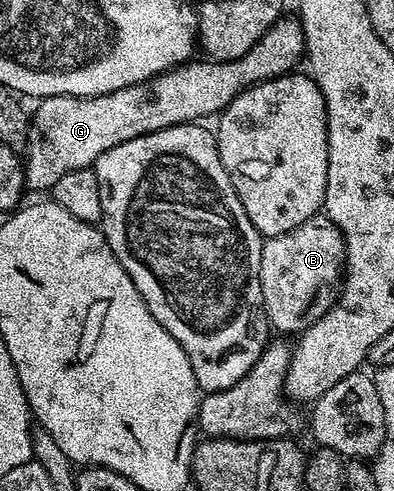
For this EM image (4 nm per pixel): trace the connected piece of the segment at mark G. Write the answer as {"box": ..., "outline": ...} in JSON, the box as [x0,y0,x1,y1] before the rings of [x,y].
{"box":[22,19,305,191],"outline":[[[281,19],[246,51],[244,57],[237,61],[204,61],[189,60],[175,69],[167,69],[166,72],[158,74],[157,77],[146,79],[142,83],[134,83],[130,87],[122,87],[118,91],[110,91],[106,95],[97,97],[45,97],[39,102],[40,105],[31,114],[28,135],[28,145],[22,157],[24,167],[24,183],[29,190],[44,189],[51,191],[54,183],[62,179],[70,171],[79,169],[90,169],[95,166],[96,161],[110,147],[118,147],[118,143],[126,143],[130,139],[138,139],[138,135],[150,135],[154,131],[162,131],[166,127],[175,125],[186,125],[199,122],[200,117],[219,115],[224,108],[237,97],[242,90],[249,89],[252,85],[258,85],[261,81],[269,81],[275,77],[283,77],[284,74],[293,72],[296,65],[305,56],[304,28],[299,20]]]}

